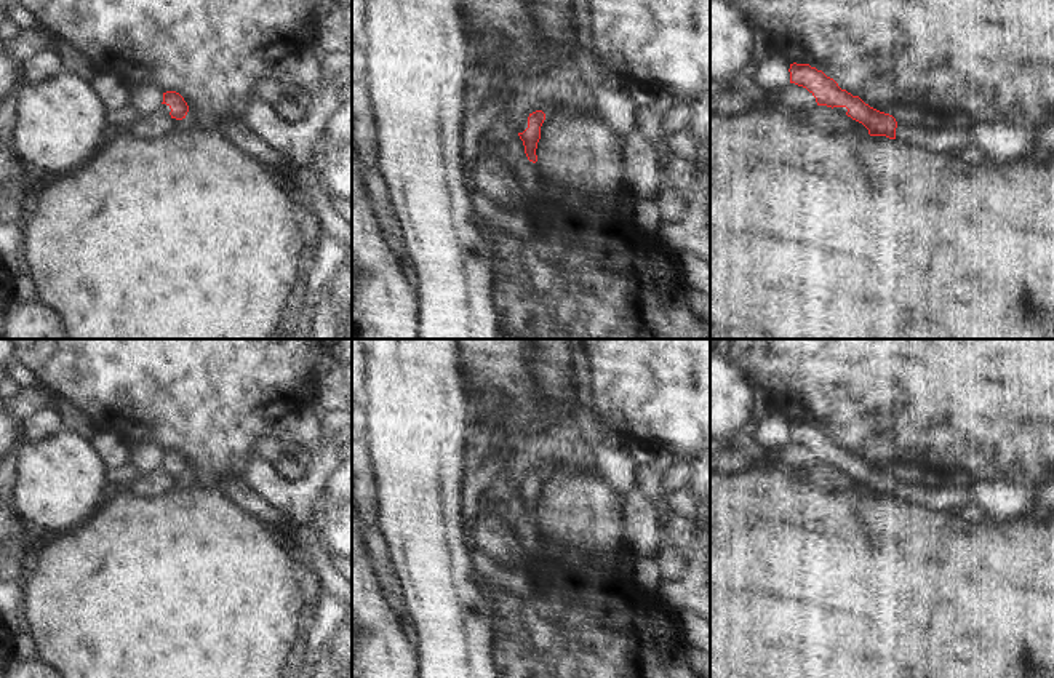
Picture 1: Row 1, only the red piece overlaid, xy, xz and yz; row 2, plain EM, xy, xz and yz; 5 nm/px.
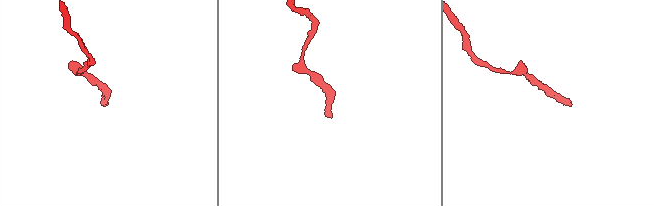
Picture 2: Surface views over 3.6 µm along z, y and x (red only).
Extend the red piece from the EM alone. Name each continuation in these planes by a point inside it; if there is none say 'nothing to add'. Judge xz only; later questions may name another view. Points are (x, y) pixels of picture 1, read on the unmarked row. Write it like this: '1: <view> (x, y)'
nothing to add

